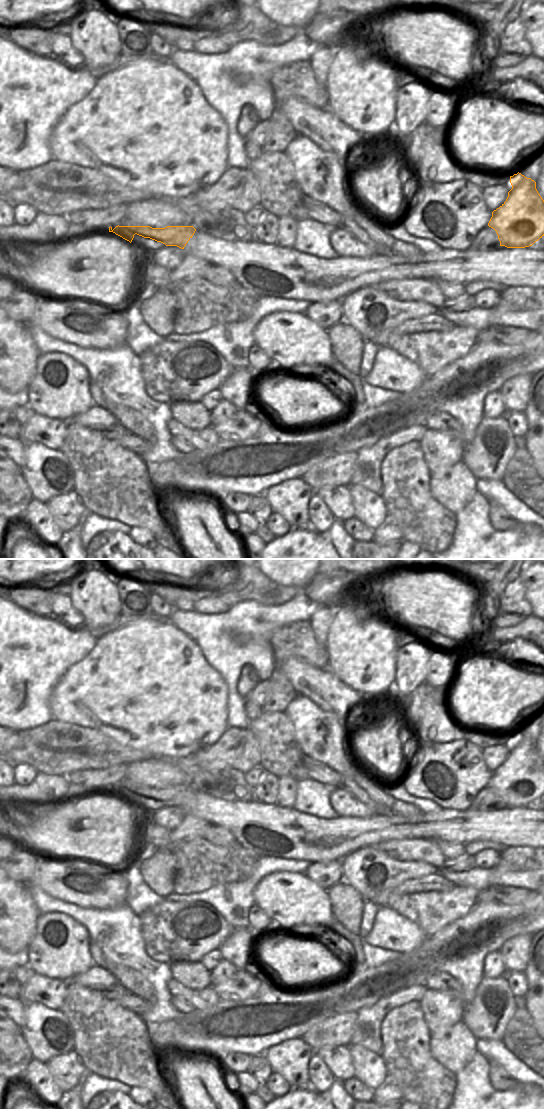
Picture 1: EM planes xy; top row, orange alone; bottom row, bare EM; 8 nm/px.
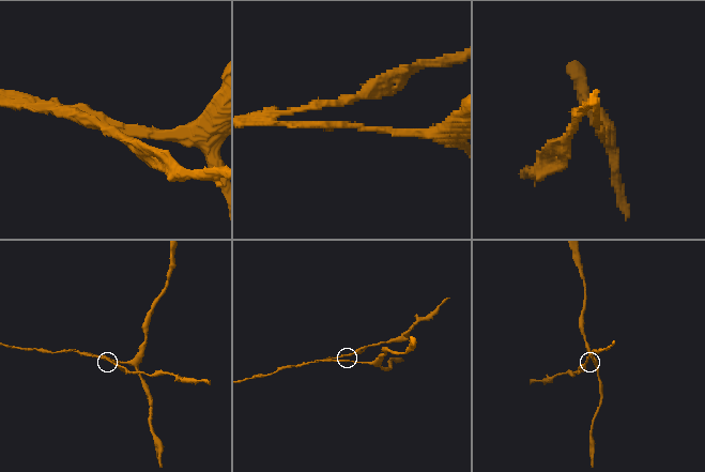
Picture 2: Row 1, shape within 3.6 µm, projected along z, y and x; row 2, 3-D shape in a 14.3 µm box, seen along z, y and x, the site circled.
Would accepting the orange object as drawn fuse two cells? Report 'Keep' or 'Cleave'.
Cleave.

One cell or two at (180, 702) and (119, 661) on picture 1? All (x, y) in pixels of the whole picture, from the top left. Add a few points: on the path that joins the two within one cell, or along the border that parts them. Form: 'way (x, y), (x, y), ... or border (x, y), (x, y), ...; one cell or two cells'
way (165, 699), (147, 685), (143, 685), (134, 676); one cell

